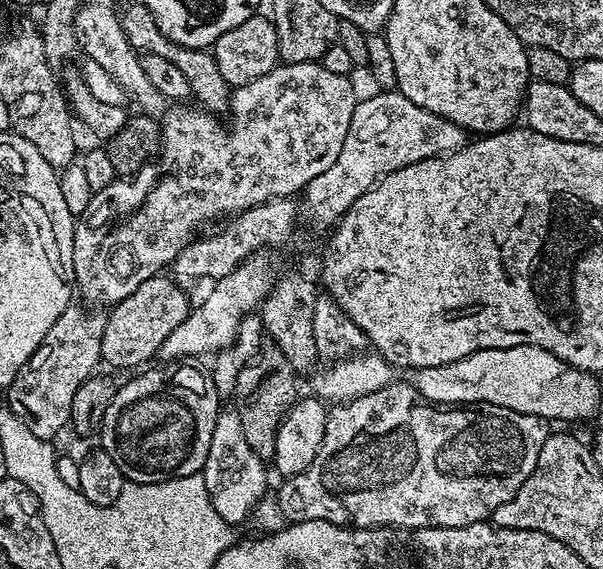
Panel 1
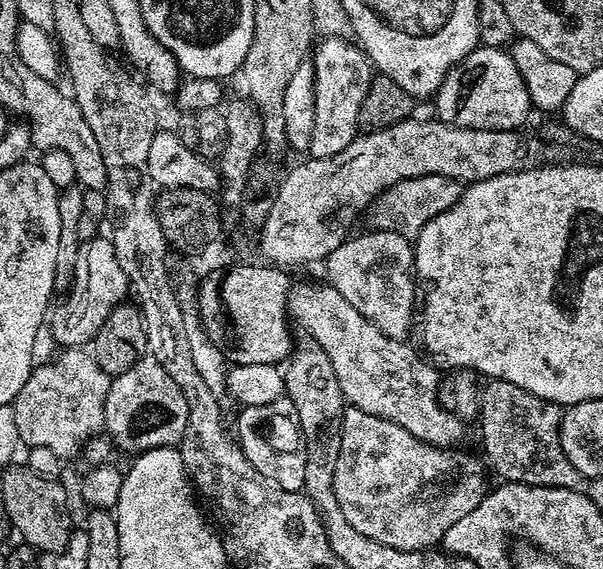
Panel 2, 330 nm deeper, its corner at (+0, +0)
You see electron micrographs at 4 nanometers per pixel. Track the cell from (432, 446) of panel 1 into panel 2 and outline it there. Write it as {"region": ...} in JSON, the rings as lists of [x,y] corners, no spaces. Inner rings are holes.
{"region":[[[345,407],[342,450],[338,450],[338,470],[334,470],[334,494],[338,494],[338,506],[346,522],[358,534],[366,534],[366,538],[394,550],[435,549],[446,530],[458,518],[470,514],[490,488],[481,457],[460,450],[456,446],[440,448],[427,444],[386,418]]]}

